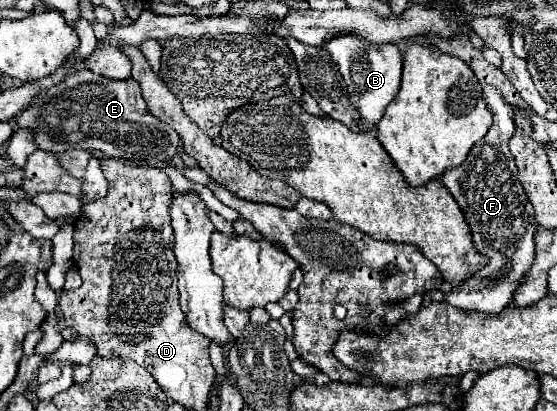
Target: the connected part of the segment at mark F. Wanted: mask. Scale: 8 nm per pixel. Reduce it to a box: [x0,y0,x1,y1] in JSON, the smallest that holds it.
[442,85,534,313]

